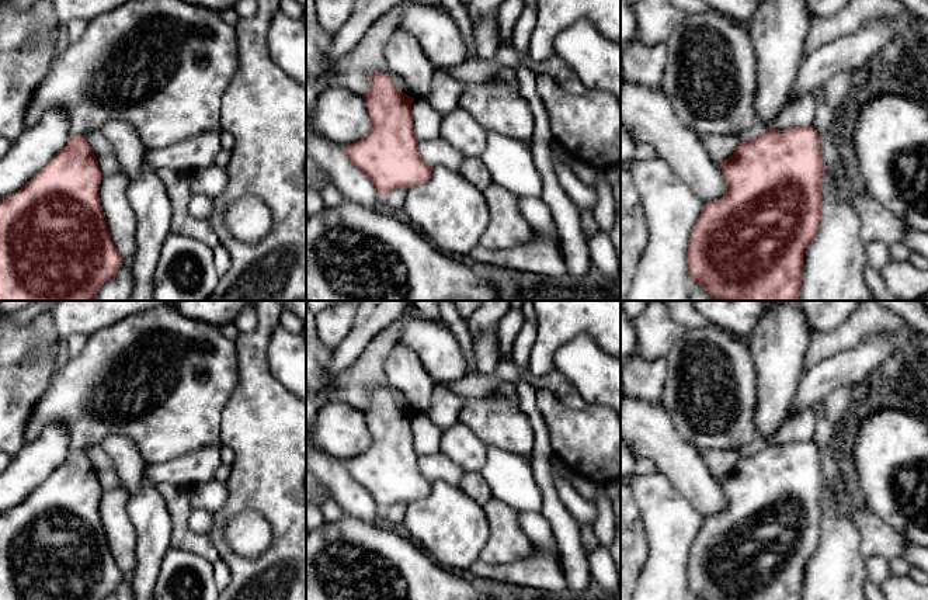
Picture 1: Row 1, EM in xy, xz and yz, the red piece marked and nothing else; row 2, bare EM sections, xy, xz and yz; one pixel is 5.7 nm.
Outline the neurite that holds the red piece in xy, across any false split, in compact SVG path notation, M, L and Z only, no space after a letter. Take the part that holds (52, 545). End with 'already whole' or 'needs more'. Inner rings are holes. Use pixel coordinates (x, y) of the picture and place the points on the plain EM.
M74 450L25 500L0 514L0 600L104 600L118 587L124 572L118 568L105 540L98 509L101 493L102 488L98 482L97 471L87 452Z; already whole

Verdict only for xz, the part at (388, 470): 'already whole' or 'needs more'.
already whole

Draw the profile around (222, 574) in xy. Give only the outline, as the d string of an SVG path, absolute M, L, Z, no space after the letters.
M219 559L218 562L213 563L213 570L215 570L216 587L218 587L219 592L222 592L232 582L230 569L222 559Z

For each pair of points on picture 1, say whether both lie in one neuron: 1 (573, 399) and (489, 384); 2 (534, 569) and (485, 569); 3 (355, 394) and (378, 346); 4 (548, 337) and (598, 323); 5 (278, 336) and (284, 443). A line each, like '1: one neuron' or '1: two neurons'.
1: one neuron
2: one neuron
3: one neuron
4: one neuron
5: two neurons

